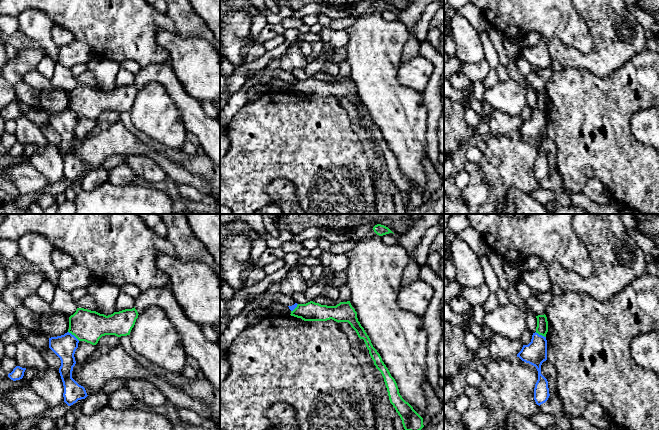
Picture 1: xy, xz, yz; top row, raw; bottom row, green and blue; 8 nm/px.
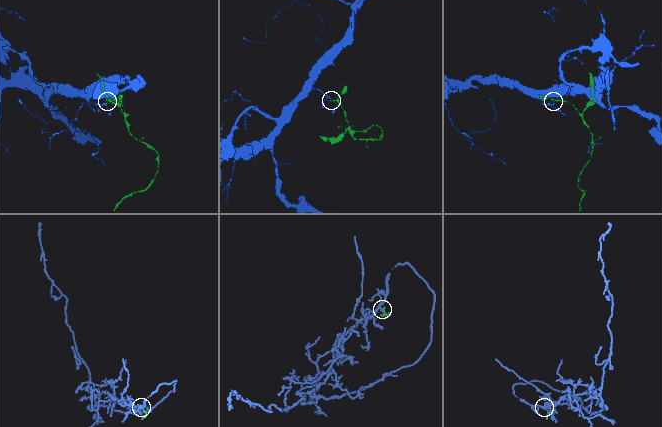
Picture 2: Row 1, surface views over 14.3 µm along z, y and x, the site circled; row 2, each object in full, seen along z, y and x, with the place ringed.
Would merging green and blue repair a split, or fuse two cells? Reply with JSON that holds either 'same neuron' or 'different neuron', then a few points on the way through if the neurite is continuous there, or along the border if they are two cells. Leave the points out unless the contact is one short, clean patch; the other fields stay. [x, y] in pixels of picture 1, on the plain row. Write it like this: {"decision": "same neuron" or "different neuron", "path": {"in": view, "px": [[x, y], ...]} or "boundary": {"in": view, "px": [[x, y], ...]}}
{"decision": "different neuron", "boundary": {"in": "xy", "px": [[68, 107], [79, 116]]}}

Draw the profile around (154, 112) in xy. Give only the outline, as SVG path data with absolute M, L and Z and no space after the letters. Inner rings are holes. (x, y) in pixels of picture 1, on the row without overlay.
M157 82L146 84L138 91L130 108L132 123L163 146L181 149L187 129L174 100Z

